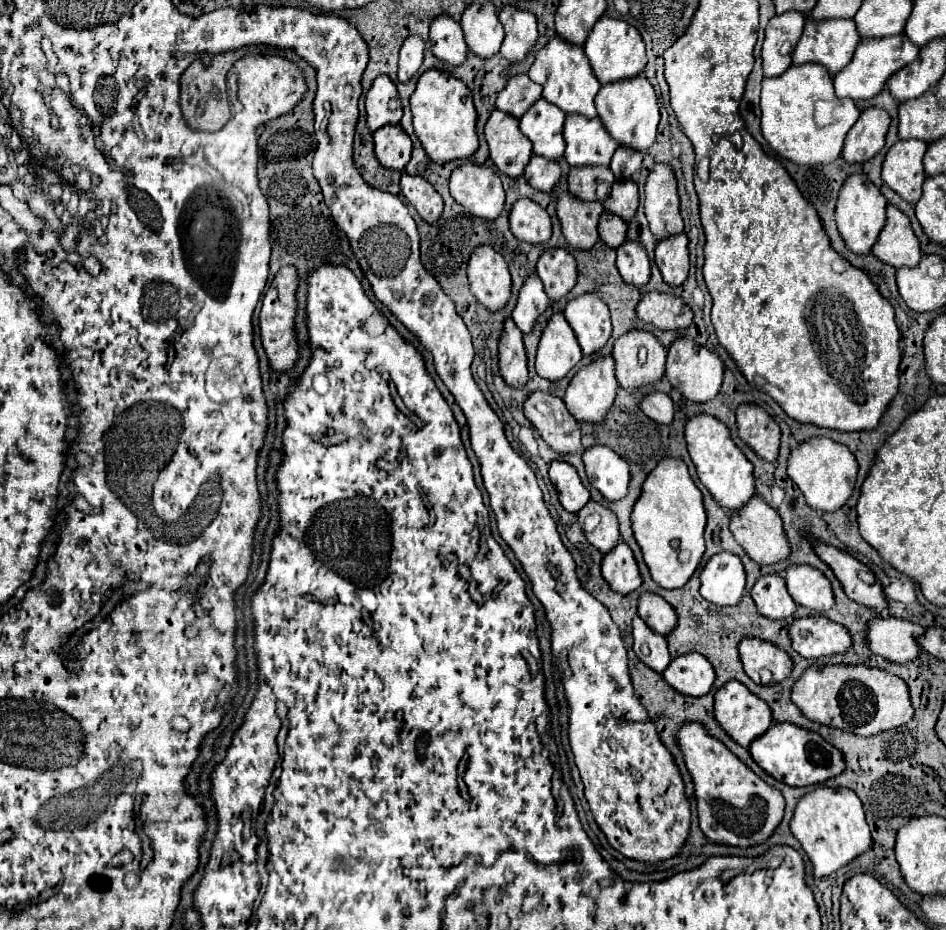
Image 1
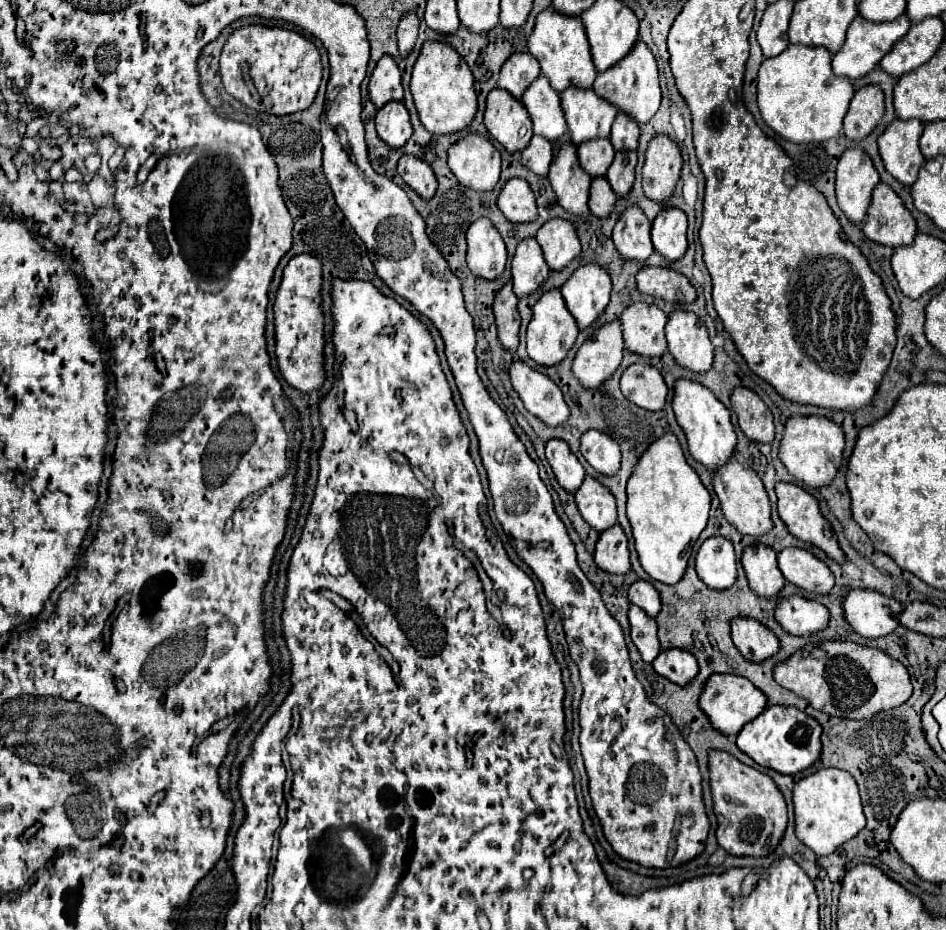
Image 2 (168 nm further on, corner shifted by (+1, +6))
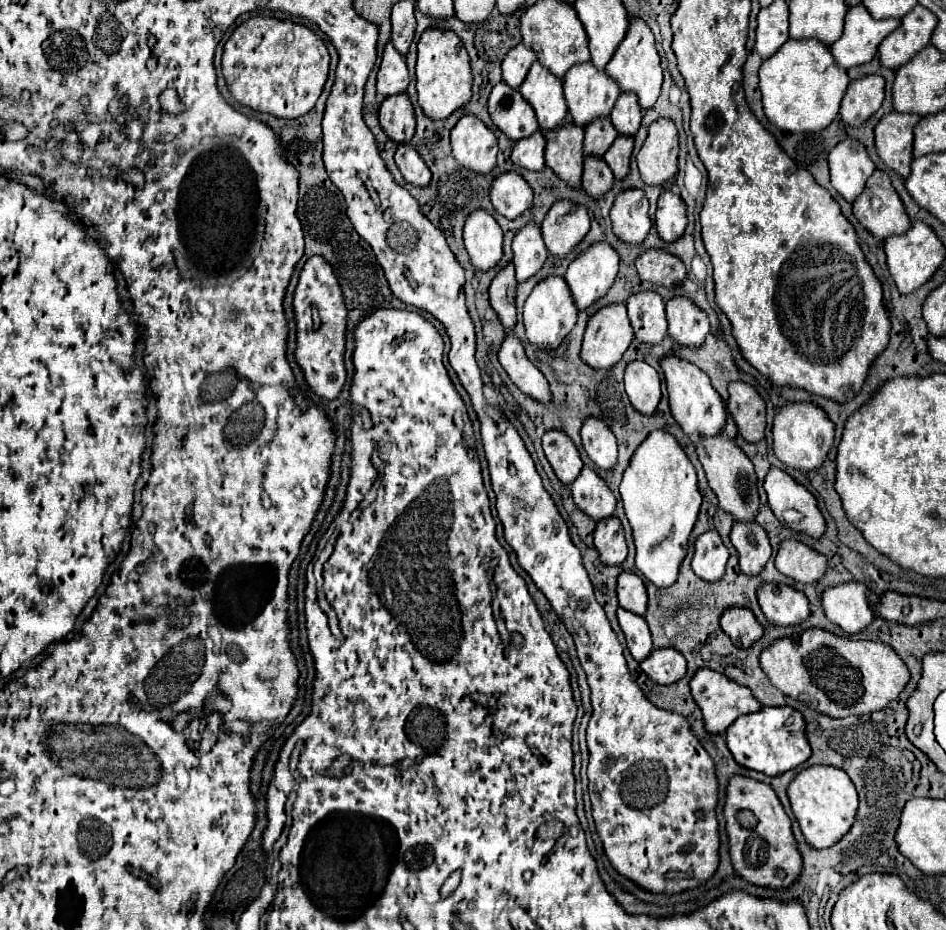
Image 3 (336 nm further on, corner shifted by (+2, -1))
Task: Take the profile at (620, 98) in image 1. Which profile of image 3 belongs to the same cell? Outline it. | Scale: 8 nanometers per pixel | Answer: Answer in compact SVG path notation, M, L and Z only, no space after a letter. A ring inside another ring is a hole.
M633 17L627 37L621 41L621 45L617 47L613 59L607 63L605 73L617 83L617 87L621 91L631 91L637 95L637 103L643 111L649 111L661 91L661 83L663 83L663 71L659 65L659 55L655 49L655 37L651 33L651 29L647 27L647 23L643 19Z

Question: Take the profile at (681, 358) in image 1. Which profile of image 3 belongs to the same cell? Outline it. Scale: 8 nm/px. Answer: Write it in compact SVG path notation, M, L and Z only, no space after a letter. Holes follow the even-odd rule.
M673 297L667 301L667 321L669 337L679 347L699 349L705 343L705 337L709 333L709 319L689 299Z

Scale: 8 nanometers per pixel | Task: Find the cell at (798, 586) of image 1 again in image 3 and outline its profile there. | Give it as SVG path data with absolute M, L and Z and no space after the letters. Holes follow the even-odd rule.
M785 541L775 557L775 567L797 583L817 583L827 571L827 557L799 541Z

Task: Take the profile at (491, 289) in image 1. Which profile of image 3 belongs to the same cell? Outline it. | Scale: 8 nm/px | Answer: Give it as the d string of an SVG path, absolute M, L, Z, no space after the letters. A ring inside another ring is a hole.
M483 209L471 213L463 227L463 241L477 271L493 269L503 257L503 233L497 221Z

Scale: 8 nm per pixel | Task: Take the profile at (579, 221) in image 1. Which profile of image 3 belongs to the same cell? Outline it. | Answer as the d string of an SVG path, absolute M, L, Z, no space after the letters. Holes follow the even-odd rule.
M567 125L555 129L553 133L543 133L547 137L545 163L561 181L565 181L573 191L581 189L583 175L583 129L577 125Z

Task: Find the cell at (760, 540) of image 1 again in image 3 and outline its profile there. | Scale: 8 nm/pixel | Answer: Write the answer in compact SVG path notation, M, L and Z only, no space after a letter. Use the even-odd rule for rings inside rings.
M707 437L697 441L697 455L705 469L709 487L719 499L719 507L739 523L753 523L759 513L759 493L757 493L757 477L753 471L753 463L747 455L727 437Z

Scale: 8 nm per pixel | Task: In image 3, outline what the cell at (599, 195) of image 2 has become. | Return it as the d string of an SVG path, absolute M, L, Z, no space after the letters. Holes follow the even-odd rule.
M595 157L585 159L585 167L583 167L583 191L589 197L593 197L593 199L603 197L613 187L613 183L615 183L613 173L605 165L603 159L595 159Z

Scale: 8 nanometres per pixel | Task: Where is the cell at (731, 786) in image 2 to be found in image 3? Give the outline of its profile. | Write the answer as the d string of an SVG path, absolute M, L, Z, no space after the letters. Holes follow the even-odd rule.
M733 775L729 779L725 795L727 797L723 815L727 821L729 853L737 875L763 887L789 887L801 871L801 855L797 851L797 841L791 833L791 819L783 811L783 805L775 791L761 781L749 779L745 775ZM739 809L749 809L757 817L755 829L741 829L741 825L735 819L735 813ZM775 869L783 869L783 877L775 875Z

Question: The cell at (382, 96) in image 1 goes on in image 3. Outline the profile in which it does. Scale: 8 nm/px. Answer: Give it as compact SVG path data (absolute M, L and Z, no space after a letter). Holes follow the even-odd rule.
M385 45L383 61L377 71L377 93L381 97L401 95L409 85L409 73L405 67L405 59L393 49L393 45Z

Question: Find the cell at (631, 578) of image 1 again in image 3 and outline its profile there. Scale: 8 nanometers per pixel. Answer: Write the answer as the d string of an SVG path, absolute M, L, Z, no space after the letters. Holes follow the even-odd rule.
M609 517L607 521L599 521L593 533L595 549L599 551L599 559L603 565L621 565L627 557L627 545L623 537L623 527L617 517Z

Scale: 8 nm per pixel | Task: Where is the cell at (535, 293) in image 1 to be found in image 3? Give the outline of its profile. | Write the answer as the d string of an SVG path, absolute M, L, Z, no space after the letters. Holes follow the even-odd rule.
M529 223L513 239L513 265L517 271L517 283L523 283L533 275L537 275L545 259L547 259L547 249L541 237L541 229Z

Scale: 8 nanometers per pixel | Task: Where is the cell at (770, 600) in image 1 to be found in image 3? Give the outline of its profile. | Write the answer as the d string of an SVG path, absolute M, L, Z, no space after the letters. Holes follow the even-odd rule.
M733 525L731 543L739 553L739 567L745 575L761 575L765 563L771 557L771 545L767 533L755 525Z

